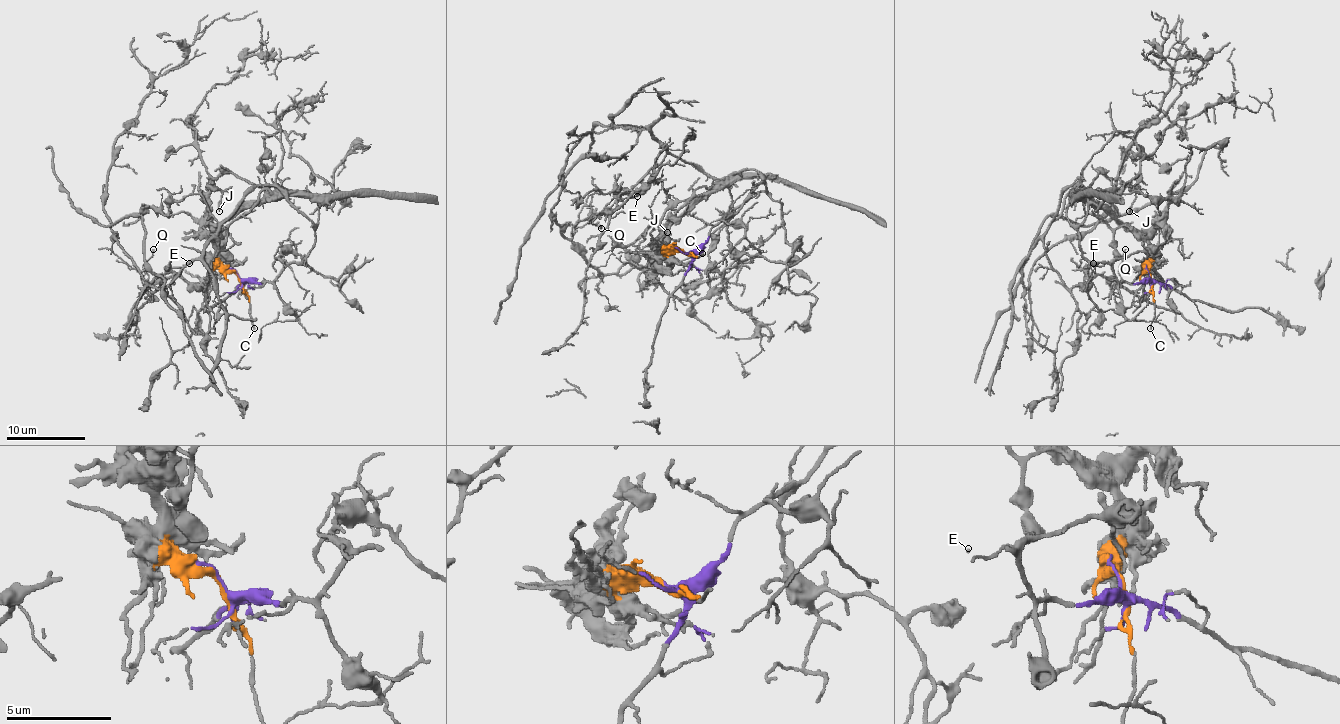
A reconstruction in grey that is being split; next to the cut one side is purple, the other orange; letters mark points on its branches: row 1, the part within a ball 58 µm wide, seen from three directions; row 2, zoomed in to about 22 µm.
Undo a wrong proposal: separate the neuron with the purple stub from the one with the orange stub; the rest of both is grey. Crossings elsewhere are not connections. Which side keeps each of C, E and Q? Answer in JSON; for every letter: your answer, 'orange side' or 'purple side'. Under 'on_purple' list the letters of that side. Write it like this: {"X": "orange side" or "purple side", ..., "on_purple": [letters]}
{"C": "orange side", "E": "purple side", "Q": "purple side", "on_purple": ["E", "Q"]}

